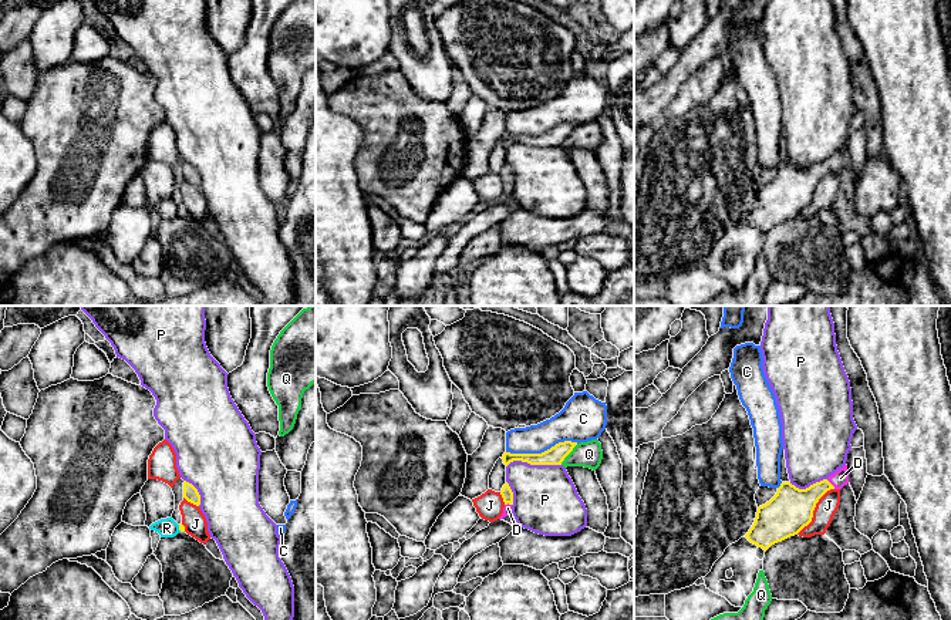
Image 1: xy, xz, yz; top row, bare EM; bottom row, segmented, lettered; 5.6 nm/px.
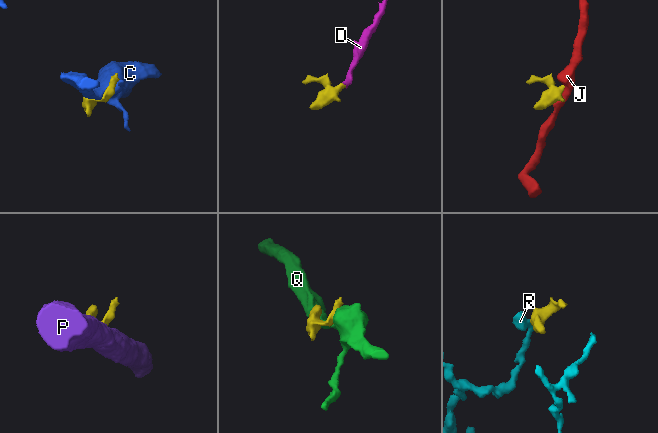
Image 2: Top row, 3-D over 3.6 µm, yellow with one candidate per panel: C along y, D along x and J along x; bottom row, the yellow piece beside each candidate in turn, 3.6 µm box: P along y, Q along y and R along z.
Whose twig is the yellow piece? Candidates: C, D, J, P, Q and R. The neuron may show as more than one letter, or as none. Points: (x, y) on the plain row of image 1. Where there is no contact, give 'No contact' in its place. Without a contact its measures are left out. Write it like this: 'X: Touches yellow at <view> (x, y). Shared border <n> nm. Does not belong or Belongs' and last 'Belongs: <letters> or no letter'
C: Touches yellow at xz (542, 134). Shared border 420 nm. Does not belong
D: Touches yellow at yz (830, 165). Shared border 80 nm. Belongs
J: Touches yellow at yz (813, 191). Shared border 340 nm. Does not belong
P: Touches yellow at xz (533, 145). Shared border 320 nm. Does not belong
Q: Touches yellow at xz (569, 134). Shared border 160 nm. Does not belong
R: Touches yellow at xy (179, 209). Shared border 40 nm. Does not belong
Belongs: D

